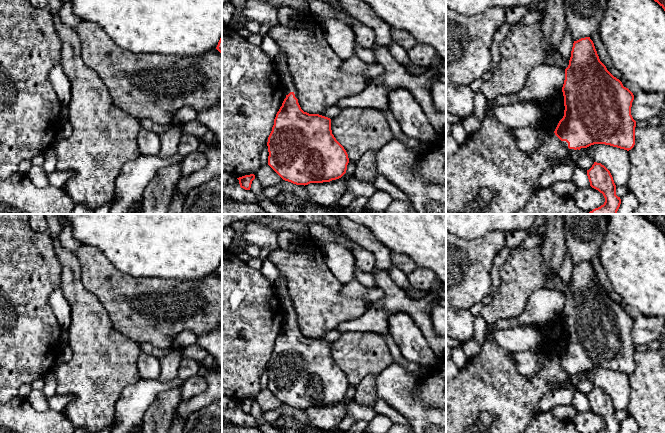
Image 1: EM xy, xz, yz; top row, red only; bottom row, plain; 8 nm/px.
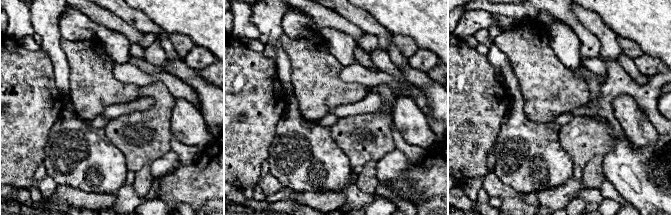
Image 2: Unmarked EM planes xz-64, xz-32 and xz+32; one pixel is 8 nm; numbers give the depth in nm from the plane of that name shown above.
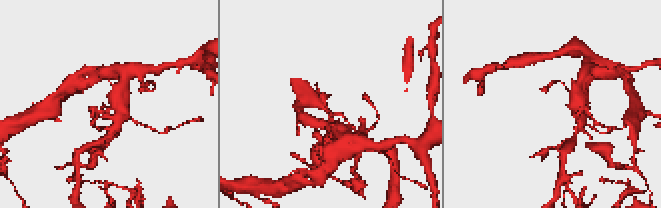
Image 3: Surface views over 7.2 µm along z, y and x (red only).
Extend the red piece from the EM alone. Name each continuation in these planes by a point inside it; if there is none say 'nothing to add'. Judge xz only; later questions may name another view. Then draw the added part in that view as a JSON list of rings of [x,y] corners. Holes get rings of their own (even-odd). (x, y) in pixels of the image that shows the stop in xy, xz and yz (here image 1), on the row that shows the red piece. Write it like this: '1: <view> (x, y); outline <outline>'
1: xz (269, 46); outline [[[267,34],[263,36],[261,48],[272,59],[275,69],[282,80],[285,91],[284,99],[290,92],[293,92],[297,98],[297,91],[289,70],[279,71],[277,68],[278,55],[281,47]]]

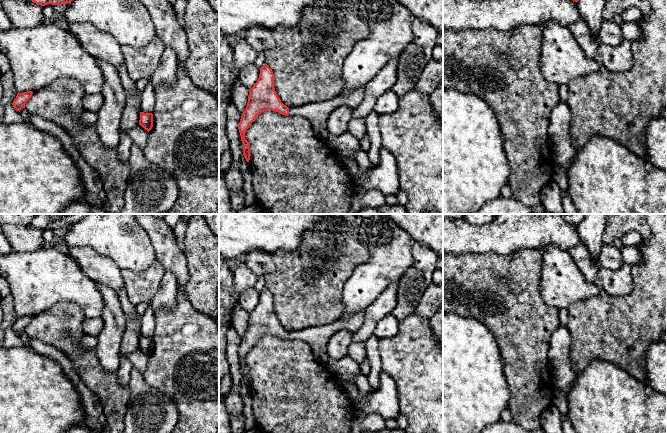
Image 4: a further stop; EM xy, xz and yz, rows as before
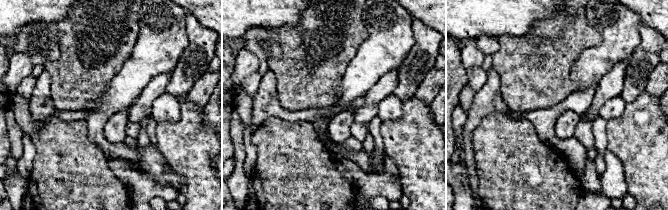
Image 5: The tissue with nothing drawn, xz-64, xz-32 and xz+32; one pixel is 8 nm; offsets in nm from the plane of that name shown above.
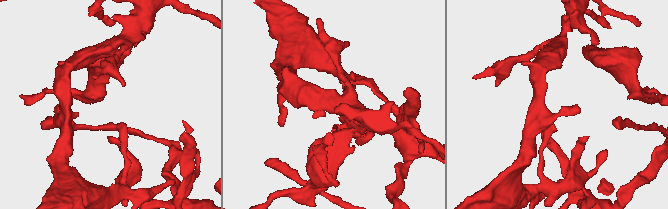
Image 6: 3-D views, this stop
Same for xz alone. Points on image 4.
1: xz (317, 113); outline [[[366,85],[349,92],[341,92],[331,100],[321,103],[310,103],[289,108],[289,116],[303,116],[309,120],[317,137],[325,141],[330,147],[355,160],[355,152],[361,148],[361,142],[350,132],[334,136],[327,129],[327,119],[331,112],[339,106],[348,106],[352,110],[363,100]]]

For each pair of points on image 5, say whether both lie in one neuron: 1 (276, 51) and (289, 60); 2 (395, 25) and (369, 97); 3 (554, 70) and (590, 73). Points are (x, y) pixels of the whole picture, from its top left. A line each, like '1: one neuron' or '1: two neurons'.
1: two neurons
2: two neurons
3: two neurons

